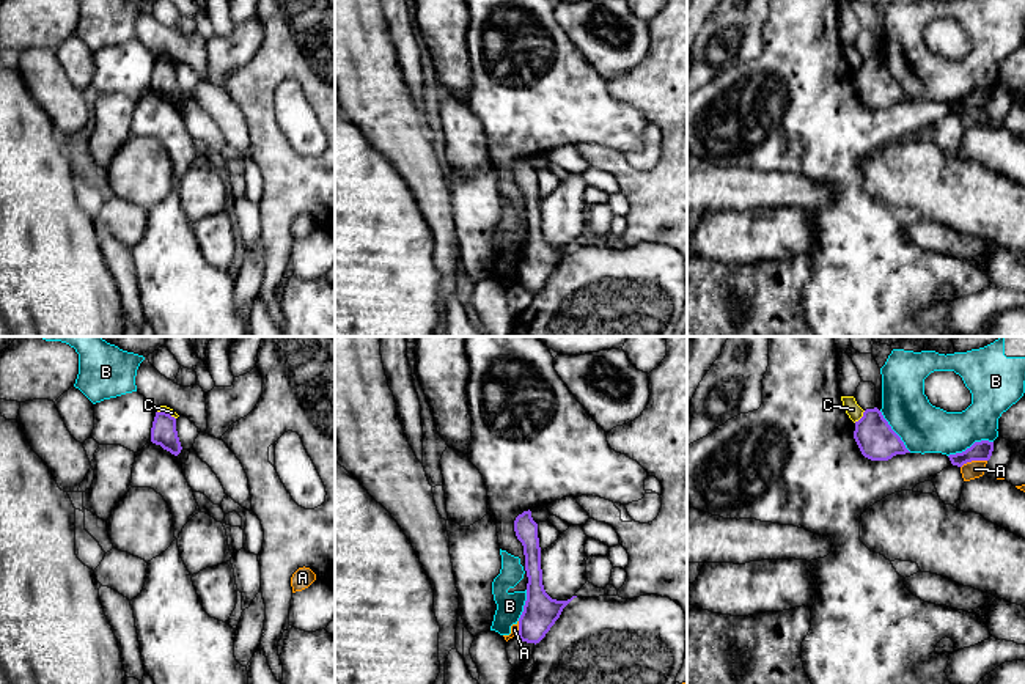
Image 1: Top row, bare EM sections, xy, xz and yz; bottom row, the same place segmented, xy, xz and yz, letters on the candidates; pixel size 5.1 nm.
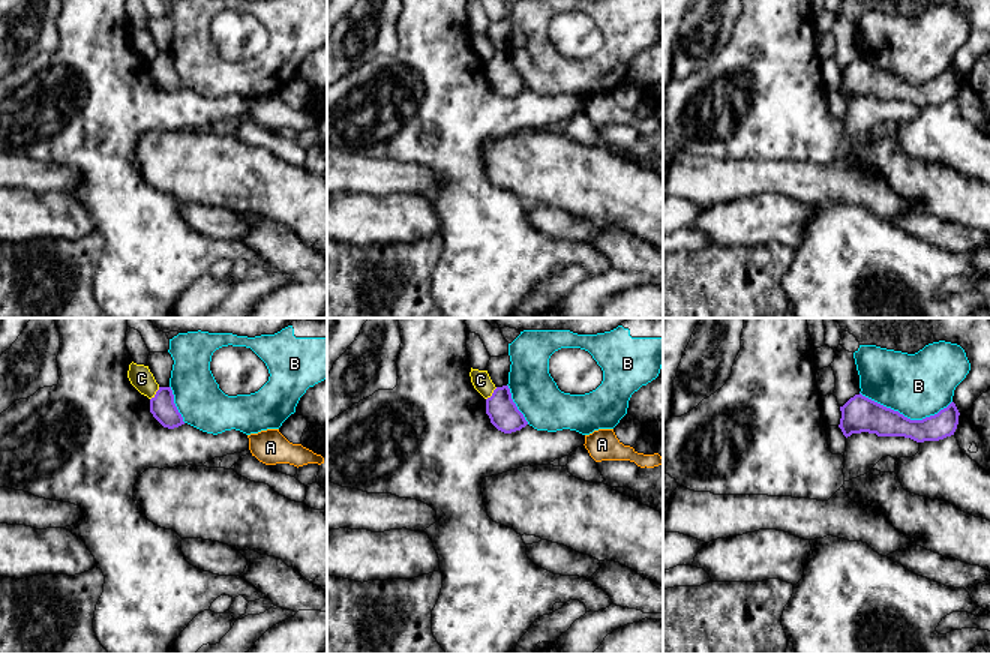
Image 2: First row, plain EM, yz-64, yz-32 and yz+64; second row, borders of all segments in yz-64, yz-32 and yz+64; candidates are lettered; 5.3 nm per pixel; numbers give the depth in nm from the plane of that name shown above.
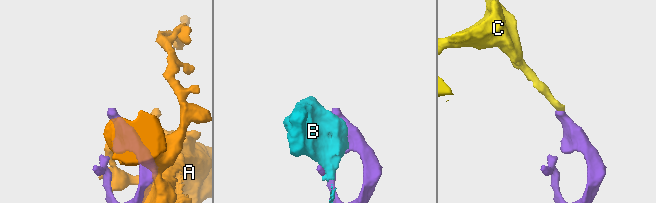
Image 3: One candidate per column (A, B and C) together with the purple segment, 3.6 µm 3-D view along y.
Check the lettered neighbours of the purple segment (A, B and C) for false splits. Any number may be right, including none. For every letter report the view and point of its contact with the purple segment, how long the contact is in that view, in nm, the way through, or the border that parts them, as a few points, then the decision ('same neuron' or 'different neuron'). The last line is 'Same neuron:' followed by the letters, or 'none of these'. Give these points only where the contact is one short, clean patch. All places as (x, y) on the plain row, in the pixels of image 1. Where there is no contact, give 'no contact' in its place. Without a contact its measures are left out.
A: yz (973, 107) | 140 nm | different neuron
B: yz (972, 93) | 240 nm | different neuron
C: yz (862, 65) | 90 nm | along yz (865, 58), (854, 69) | different neuron
Same neuron: none of these

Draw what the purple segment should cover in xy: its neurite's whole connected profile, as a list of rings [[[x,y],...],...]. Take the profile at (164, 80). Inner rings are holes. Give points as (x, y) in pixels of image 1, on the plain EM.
[[[156,60],[151,90],[178,104],[182,94],[176,79],[176,66],[167,60]]]

